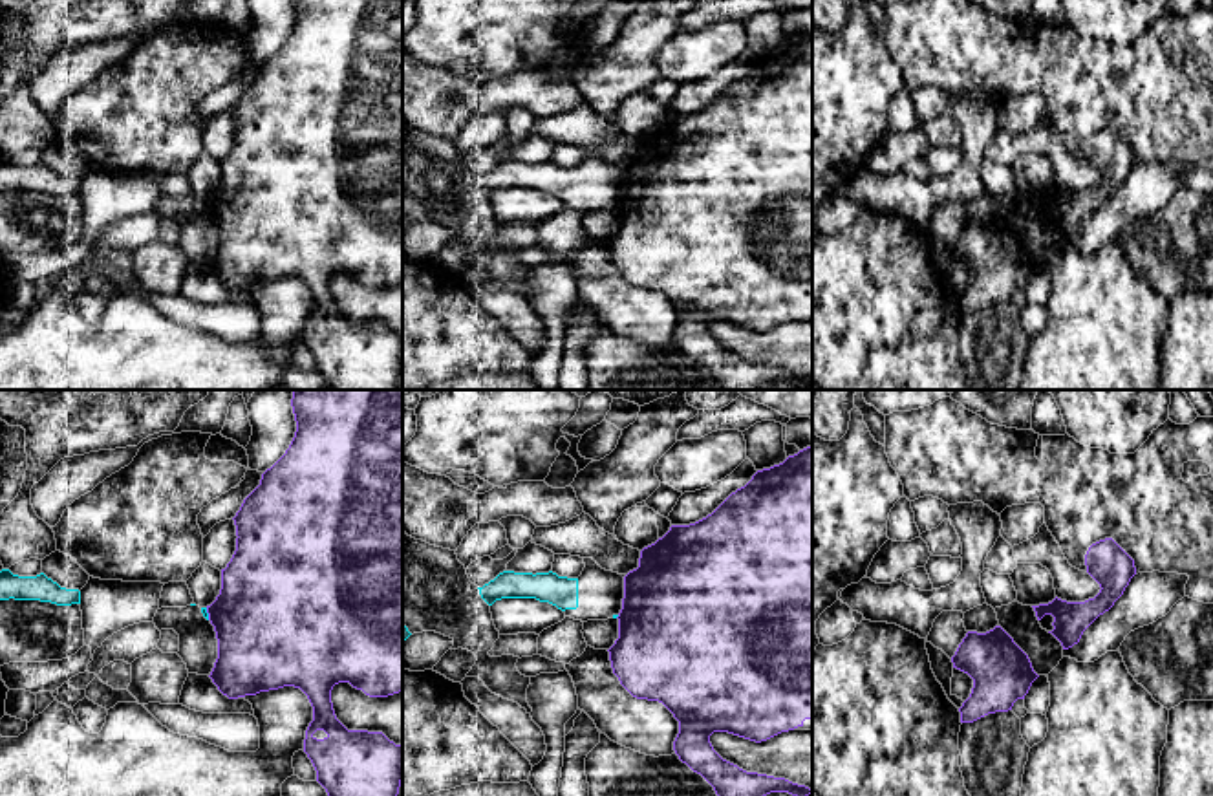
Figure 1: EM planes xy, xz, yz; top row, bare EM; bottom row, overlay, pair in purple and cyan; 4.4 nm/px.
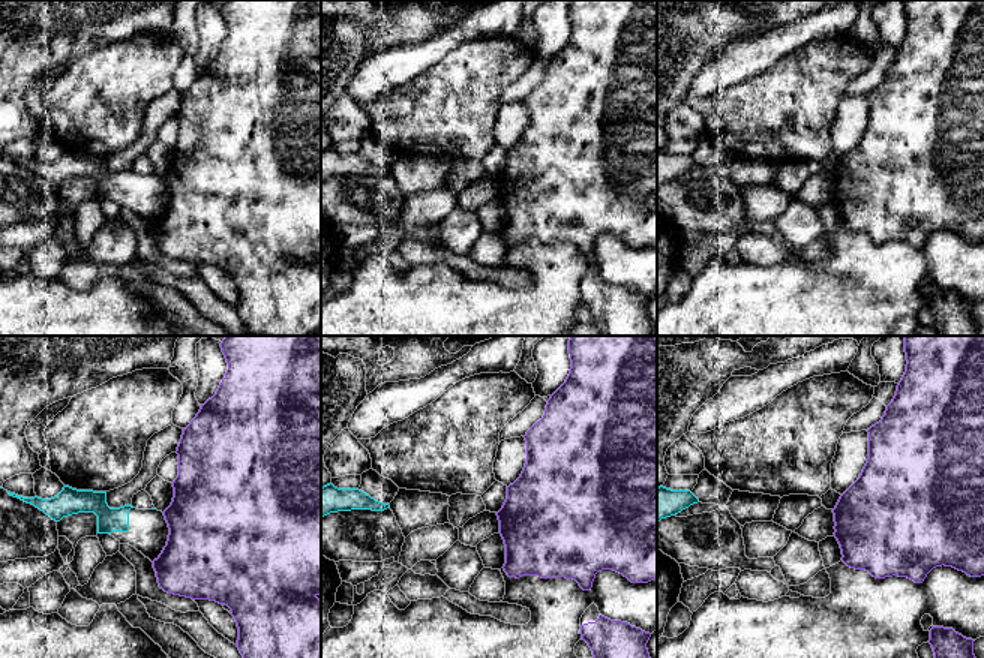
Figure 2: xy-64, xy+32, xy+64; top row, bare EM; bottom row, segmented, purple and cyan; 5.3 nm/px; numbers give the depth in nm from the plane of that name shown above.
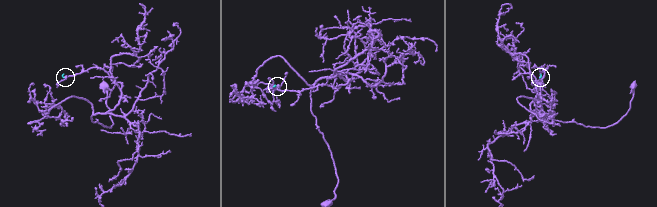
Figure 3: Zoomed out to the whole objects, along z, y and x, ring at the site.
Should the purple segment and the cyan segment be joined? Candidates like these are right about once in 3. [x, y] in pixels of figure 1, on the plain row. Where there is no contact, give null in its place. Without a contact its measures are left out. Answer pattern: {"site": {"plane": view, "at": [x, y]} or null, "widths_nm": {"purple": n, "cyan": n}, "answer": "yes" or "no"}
{"site": {"plane": "xy", "at": [207, 202]}, "widths_nm": {"purple": 460, "cyan": 30}, "answer": "no"}

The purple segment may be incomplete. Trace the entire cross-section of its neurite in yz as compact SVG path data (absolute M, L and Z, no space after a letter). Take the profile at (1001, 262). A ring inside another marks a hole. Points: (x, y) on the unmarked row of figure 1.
M1001 216L986 223L968 221L951 253L973 269L971 284L959 298L961 313L1012 300L1039 267L1028 245Z

